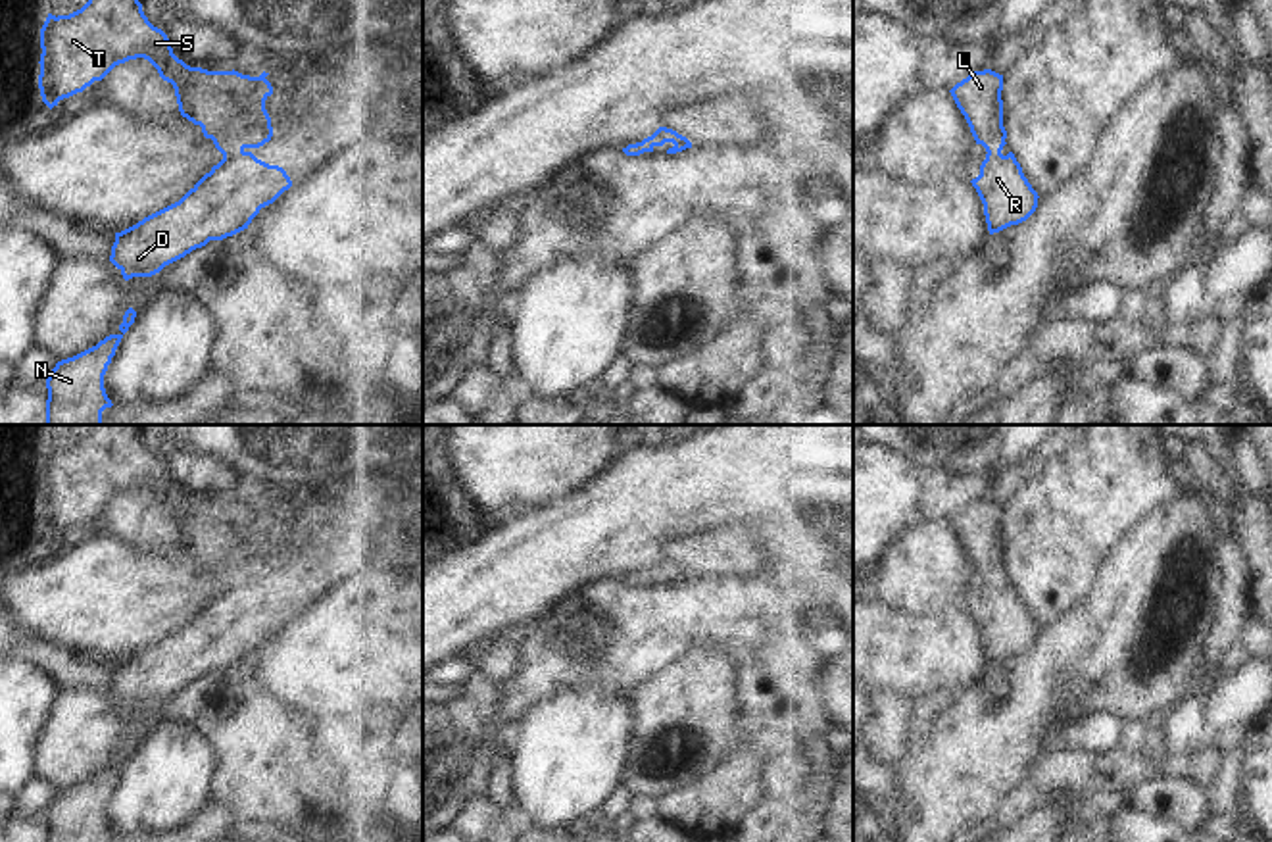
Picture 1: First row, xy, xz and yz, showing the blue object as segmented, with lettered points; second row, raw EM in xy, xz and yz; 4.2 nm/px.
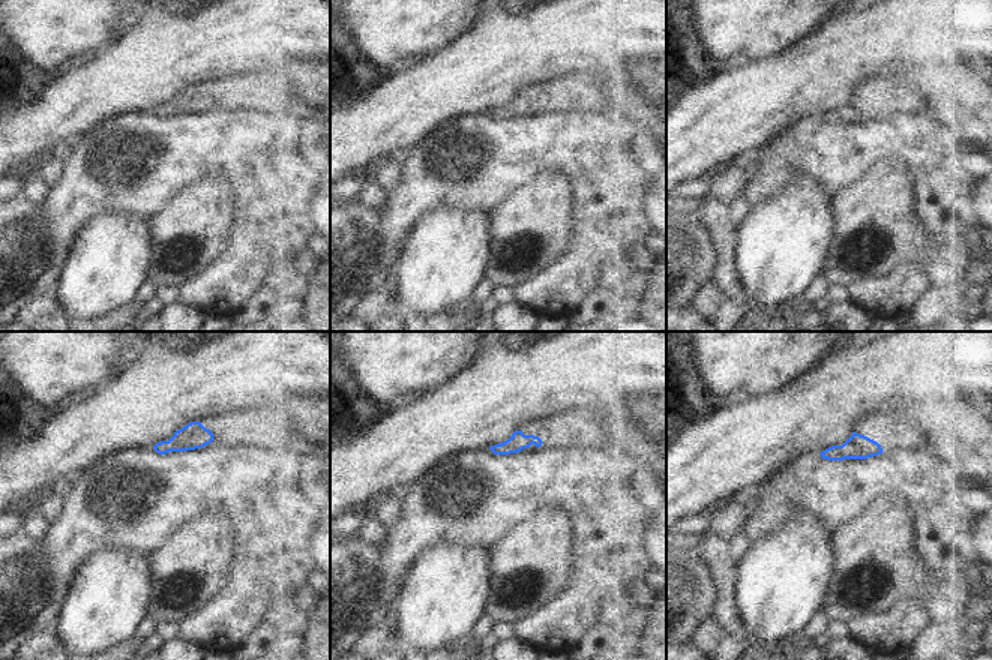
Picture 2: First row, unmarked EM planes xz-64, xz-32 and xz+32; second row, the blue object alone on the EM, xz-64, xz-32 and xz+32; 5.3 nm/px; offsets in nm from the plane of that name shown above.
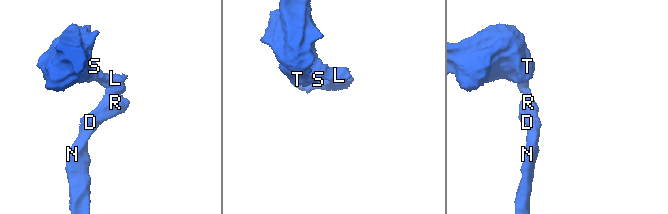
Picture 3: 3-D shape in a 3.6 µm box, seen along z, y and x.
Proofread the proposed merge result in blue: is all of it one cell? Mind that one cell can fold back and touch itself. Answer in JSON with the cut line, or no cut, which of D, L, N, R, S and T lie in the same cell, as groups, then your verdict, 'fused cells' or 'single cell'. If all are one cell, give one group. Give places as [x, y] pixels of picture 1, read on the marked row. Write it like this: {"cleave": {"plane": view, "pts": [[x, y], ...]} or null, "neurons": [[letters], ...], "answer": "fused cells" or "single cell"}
{"cleave": null, "neurons": [["D", "L", "N", "R", "S", "T"]], "answer": "single cell"}

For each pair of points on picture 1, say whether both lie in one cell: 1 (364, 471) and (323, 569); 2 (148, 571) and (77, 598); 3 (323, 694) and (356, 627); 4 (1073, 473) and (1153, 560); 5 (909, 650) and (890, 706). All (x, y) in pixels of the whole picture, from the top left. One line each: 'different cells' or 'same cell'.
1: same cell
2: same cell
3: same cell
4: different cells
5: different cells

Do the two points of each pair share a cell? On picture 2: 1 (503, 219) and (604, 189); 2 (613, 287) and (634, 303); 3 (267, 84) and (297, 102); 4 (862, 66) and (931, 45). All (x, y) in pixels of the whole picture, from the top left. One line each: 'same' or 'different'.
1: different
2: different
3: same
4: same

